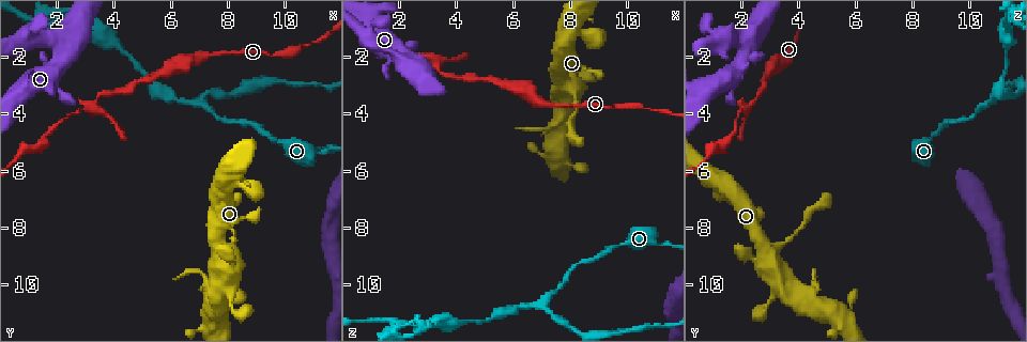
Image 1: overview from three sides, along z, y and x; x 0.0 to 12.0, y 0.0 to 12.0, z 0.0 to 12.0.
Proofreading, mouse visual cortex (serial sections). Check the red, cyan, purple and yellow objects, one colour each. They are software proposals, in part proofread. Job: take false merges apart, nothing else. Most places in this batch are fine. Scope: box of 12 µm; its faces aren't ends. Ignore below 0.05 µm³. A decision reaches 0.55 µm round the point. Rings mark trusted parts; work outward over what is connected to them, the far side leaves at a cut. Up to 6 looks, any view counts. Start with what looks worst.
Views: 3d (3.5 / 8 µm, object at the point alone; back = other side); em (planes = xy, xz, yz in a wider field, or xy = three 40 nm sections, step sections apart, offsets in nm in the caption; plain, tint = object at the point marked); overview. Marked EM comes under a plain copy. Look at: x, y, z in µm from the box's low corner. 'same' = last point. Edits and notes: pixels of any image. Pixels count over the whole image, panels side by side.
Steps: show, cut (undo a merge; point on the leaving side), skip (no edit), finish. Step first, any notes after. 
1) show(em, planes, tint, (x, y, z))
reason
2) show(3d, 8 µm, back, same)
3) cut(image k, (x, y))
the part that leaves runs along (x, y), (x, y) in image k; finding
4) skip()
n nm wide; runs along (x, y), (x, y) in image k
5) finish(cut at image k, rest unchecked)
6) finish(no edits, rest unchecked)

show(3d, 3.5 µm, (7.1, 3.7, 10.5))
side arm on a straight run

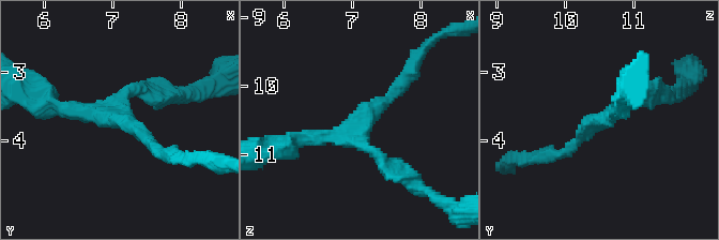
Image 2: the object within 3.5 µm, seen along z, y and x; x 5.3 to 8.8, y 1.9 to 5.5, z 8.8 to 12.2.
show(em, xy, step 1, tint, (7.10, 3.70, 10.55))
3 arms; arms of 200, 200, 200 nm

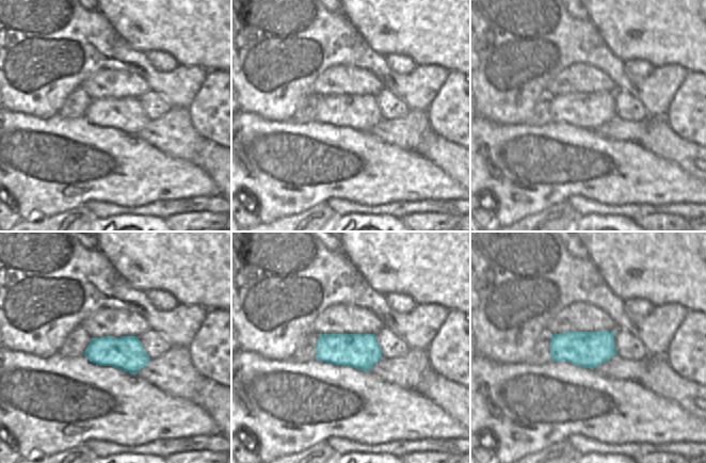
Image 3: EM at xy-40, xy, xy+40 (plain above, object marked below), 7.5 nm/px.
skip()
280 nm wide; runs along (403, 78), (351, 128), (292, 145) in image 2; one cell here

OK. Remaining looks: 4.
show(3d, 3.5 µm, back, (2.6, 3.9, 1.9))
calibre changes

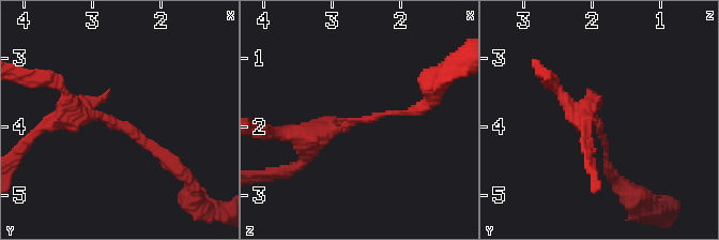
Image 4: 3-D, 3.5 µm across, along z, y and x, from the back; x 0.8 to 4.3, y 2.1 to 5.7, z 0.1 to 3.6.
show(em, xy, step 2, tint, (2.65, 3.95, 1.95))
arms of 100, 250 nm

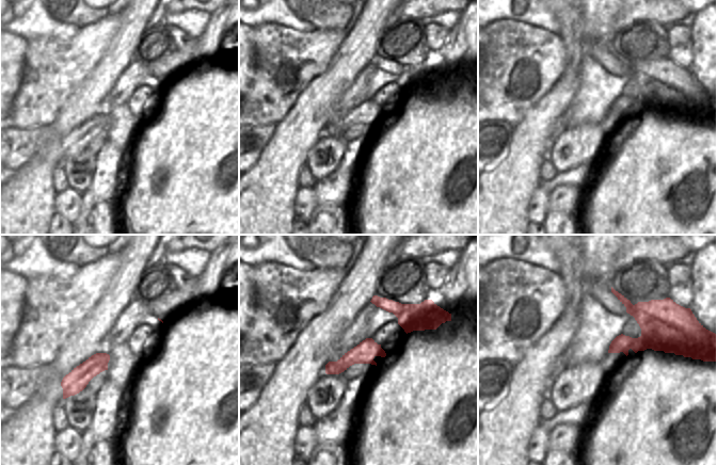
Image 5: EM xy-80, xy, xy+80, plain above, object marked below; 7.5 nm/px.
cut(image 4, (586, 136))
two cells meet here

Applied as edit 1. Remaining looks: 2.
show(3d, 8 µm, (8.1, 10.3, 3.2))
narrows sharply

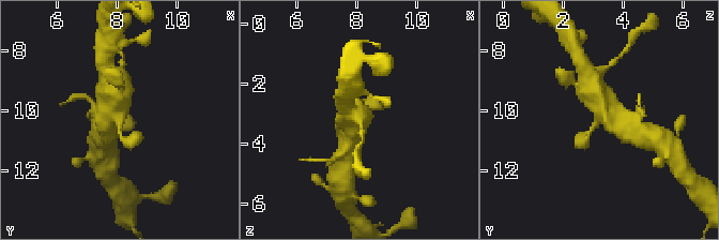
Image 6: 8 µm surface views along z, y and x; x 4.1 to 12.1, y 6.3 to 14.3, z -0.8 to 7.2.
show(em, xy, step 1, tint, (8.1, 10.3, 3.1))
shape alone is not enough

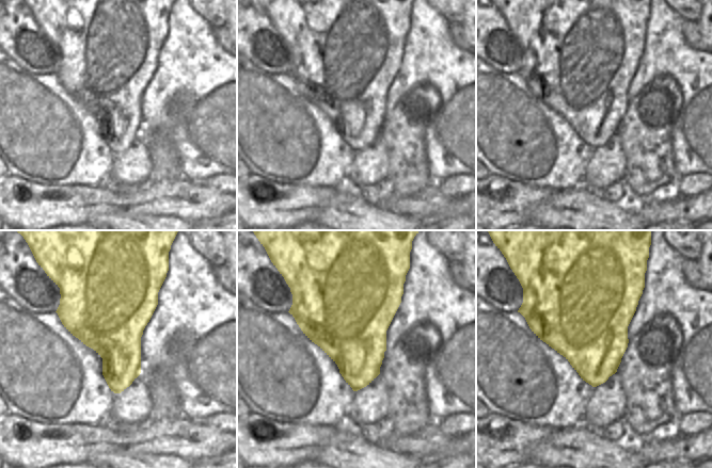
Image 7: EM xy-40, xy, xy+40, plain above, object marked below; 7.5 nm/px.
skip()
runs along (591, 81), (601, 105), (628, 128) in image 6; one cell here

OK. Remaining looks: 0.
finish(cut at image 4, rest unchecked)

